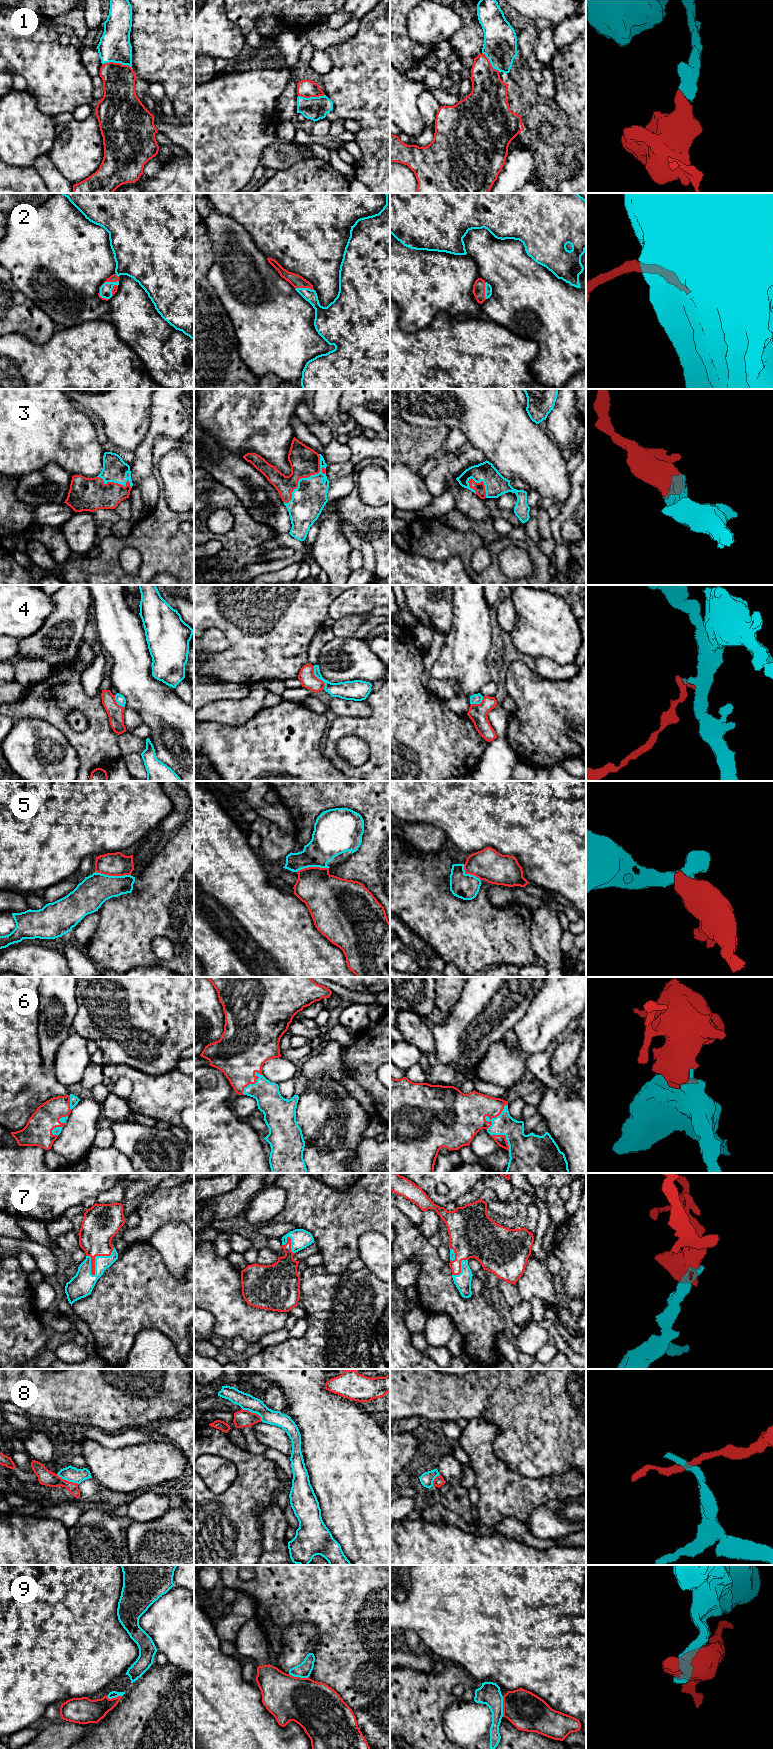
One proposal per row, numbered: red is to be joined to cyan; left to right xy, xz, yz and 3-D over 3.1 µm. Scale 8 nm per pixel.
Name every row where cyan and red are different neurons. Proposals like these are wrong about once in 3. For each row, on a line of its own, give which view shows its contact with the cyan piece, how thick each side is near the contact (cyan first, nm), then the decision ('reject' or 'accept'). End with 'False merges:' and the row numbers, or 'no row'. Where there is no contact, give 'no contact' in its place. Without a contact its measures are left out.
1: meets cyan in xy; 260 nm thick on the cyan side, 260 nm on the other; accept
2: meets cyan in xy; 100 nm thick on the cyan side, 60 nm on the other; accept
3: meets cyan in xz; 280 nm thick on the cyan side, 240 nm on the other; accept
4: meets cyan in xz; 150 nm thick on the cyan side, 130 nm on the other; reject
5: meets cyan in xy; 240 nm thick on the cyan side, 190 nm on the other; reject
6: meets cyan in yz; 170 nm thick on the cyan side, 320 nm on the other; accept
7: meets cyan in xy; 180 nm thick on the cyan side, 280 nm on the other; accept
8: meets cyan in xy; 120 nm thick on the cyan side, 130 nm on the other; reject
9: meets cyan in yz; 180 nm thick on the cyan side, 300 nm on the other; reject
False merges: 4, 5, 8, 9

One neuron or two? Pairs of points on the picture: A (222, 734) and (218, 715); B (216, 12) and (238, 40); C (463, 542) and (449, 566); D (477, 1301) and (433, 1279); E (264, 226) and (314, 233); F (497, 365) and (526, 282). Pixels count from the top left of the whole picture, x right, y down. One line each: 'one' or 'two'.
A: two
B: one
C: two
D: one
E: one
F: two

